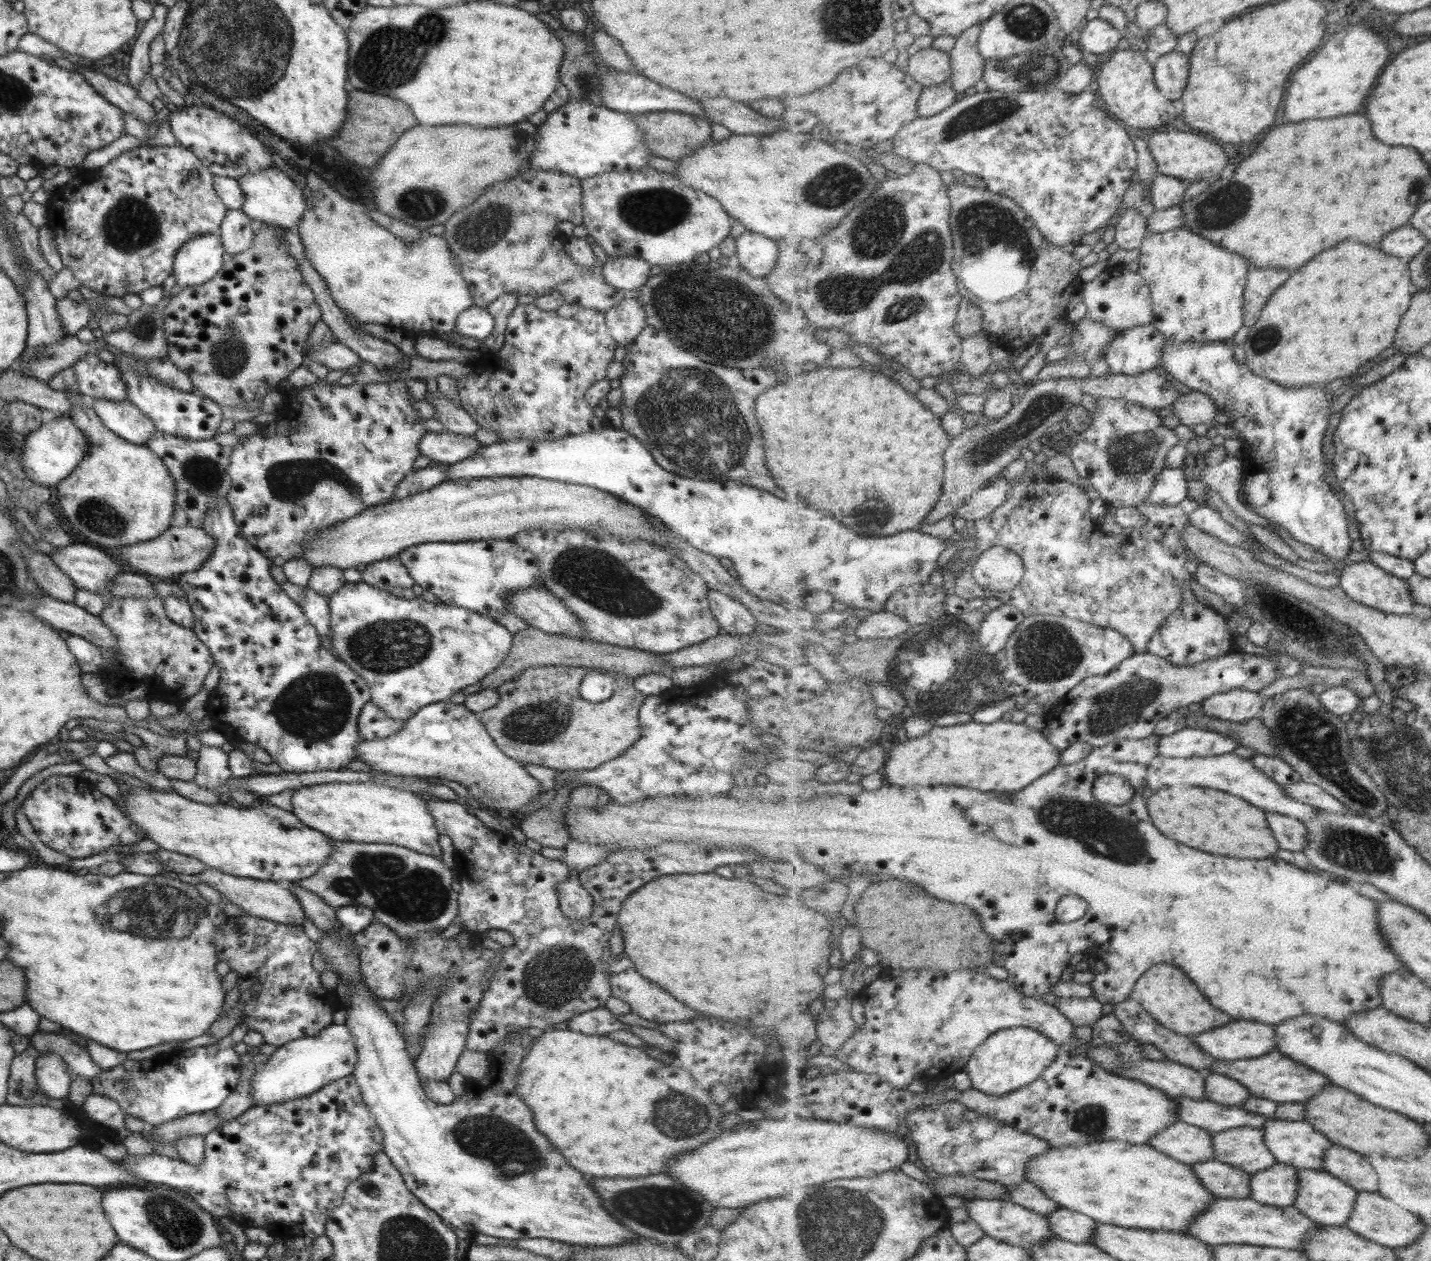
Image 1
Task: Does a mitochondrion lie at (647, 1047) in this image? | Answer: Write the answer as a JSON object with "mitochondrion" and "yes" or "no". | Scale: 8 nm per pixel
{"mitochondrion":"no"}

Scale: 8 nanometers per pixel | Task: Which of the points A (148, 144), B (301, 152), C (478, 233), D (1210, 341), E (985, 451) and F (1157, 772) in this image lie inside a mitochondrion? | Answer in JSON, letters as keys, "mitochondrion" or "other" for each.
{"A":"other","B":"other","C":"mitochondrion","D":"other","E":"mitochondrion","F":"other"}

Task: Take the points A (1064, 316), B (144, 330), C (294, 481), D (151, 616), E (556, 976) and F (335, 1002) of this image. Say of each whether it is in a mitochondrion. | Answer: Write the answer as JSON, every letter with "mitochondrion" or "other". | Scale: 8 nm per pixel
{"A":"other","B":"mitochondrion","C":"mitochondrion","D":"mitochondrion","E":"mitochondrion","F":"other"}

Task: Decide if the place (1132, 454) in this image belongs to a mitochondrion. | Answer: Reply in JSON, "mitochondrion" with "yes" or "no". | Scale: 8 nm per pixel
{"mitochondrion":"yes"}

